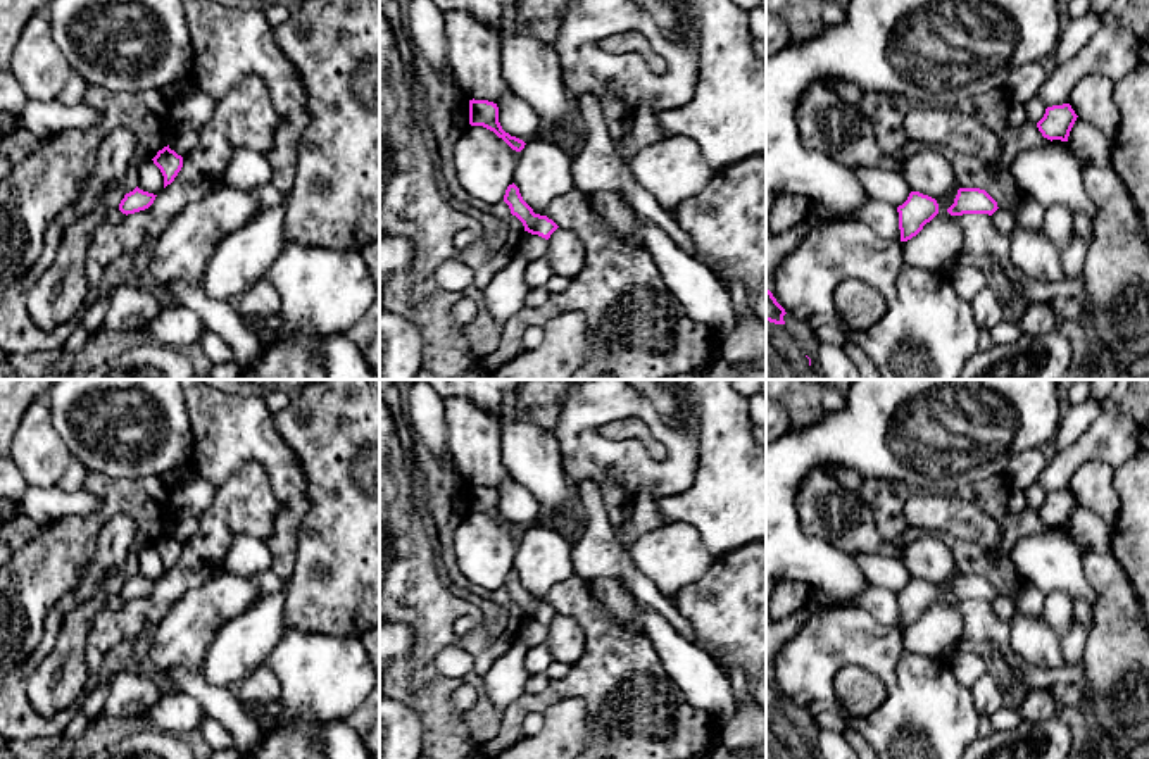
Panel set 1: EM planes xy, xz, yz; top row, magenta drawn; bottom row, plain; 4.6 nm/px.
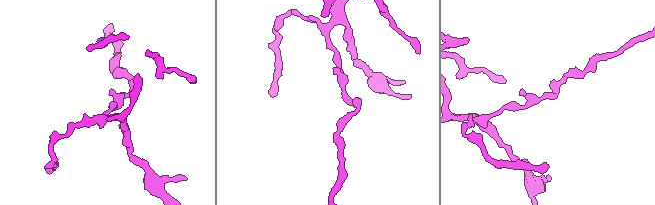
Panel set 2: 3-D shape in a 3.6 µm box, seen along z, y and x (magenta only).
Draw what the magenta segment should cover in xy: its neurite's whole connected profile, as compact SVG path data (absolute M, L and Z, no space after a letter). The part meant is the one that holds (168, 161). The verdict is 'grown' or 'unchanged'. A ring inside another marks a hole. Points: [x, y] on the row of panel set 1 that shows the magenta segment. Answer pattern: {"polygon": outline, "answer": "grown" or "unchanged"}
{"polygon": "M169 145L159 150L152 160L164 176L164 188L174 181L183 167L183 157L171 150Z", "answer": "unchanged"}

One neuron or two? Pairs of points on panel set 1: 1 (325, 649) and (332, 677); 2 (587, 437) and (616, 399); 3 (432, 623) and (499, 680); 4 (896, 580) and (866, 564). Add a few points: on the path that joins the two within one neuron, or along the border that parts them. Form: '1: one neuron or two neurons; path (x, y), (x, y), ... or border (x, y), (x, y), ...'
1: one neuron; path (325, 656), (325, 670)
2: one neuron; path (587, 428), (608, 407)
3: two neurons; border (513, 639), (483, 678), (483, 692), (497, 709)
4: one neuron; path (889, 573), (873, 568)

